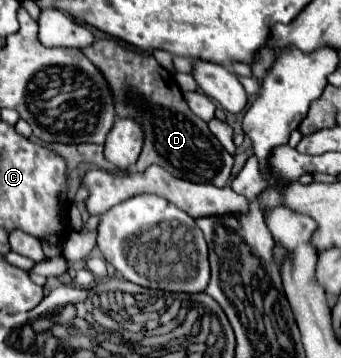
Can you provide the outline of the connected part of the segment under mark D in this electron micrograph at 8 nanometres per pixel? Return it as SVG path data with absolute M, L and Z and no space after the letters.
M114 38L96 40L92 46L82 50L96 66L100 66L104 78L112 86L112 94L116 96L116 114L118 118L132 116L142 124L144 130L144 148L136 162L136 170L146 170L156 164L176 174L176 178L184 178L188 182L212 184L218 188L228 186L230 170L234 164L232 154L220 146L216 136L208 130L208 124L200 120L186 104L180 88L174 82L174 76L166 72L154 56L140 54L136 50L124 48Z

